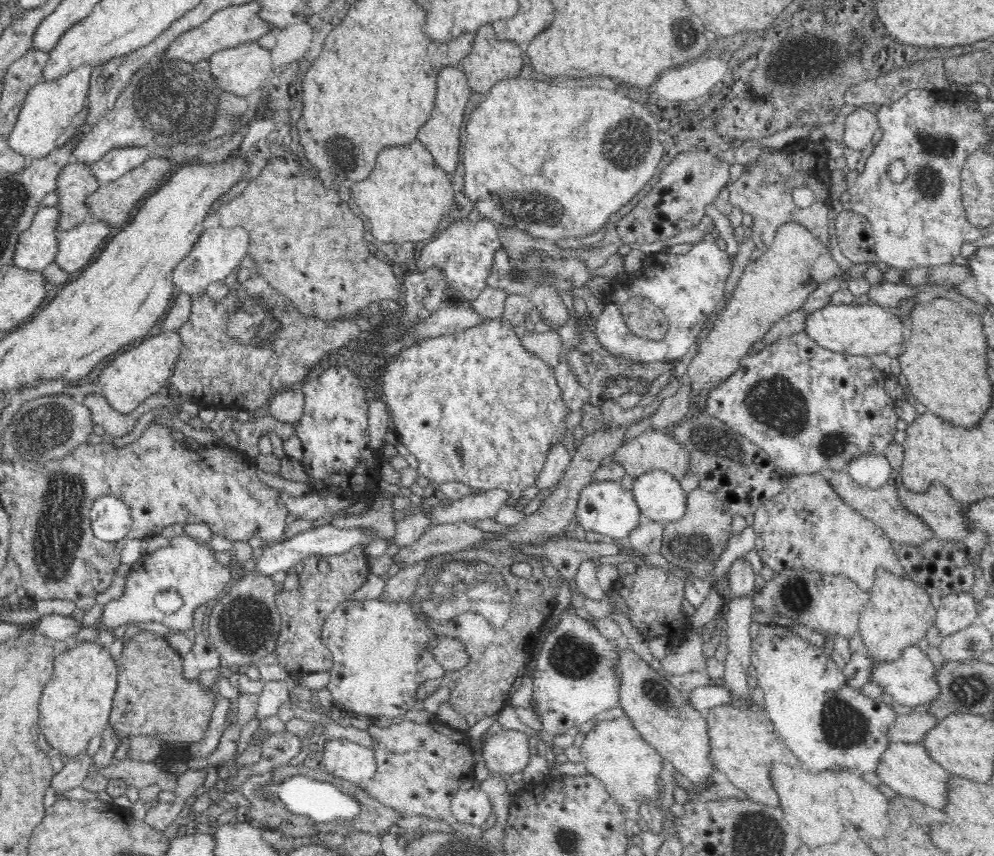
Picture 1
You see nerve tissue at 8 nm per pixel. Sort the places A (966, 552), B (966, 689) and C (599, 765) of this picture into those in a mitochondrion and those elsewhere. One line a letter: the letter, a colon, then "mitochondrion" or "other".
A: other
B: mitochondrion
C: other

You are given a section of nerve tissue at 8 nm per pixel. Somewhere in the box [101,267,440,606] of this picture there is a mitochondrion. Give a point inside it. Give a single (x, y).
(256, 331)

